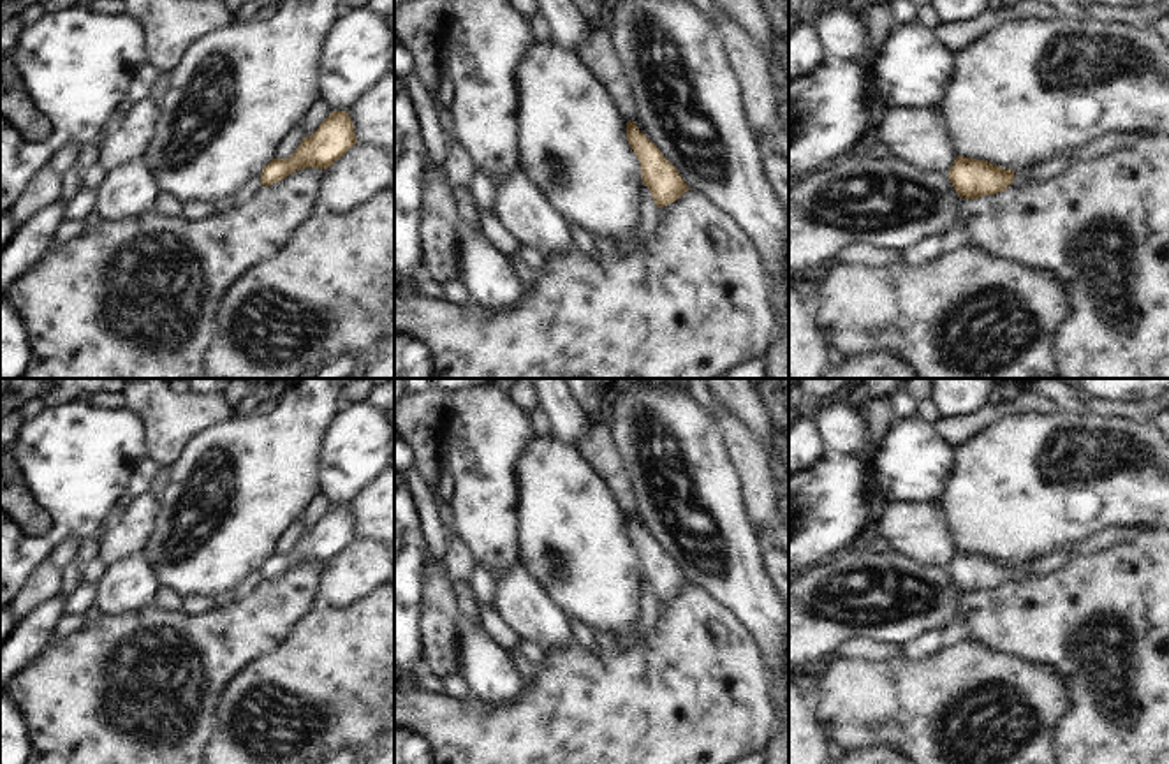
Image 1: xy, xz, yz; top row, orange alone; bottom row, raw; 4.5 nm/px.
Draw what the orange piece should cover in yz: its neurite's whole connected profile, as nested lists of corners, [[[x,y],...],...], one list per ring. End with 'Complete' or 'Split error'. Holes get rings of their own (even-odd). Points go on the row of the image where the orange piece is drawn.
[[[956,157],[949,169],[949,180],[963,199],[979,199],[982,195],[995,195],[1011,187],[1014,180],[1044,181],[1070,167],[1067,157],[1053,157],[1042,164],[1033,164],[1023,171],[998,167],[988,160],[975,160],[968,157]]]. Split error

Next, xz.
[[[627,121],[627,141],[641,164],[643,183],[650,188],[658,208],[673,204],[687,190],[678,169],[662,155],[634,121]]]. Complete

